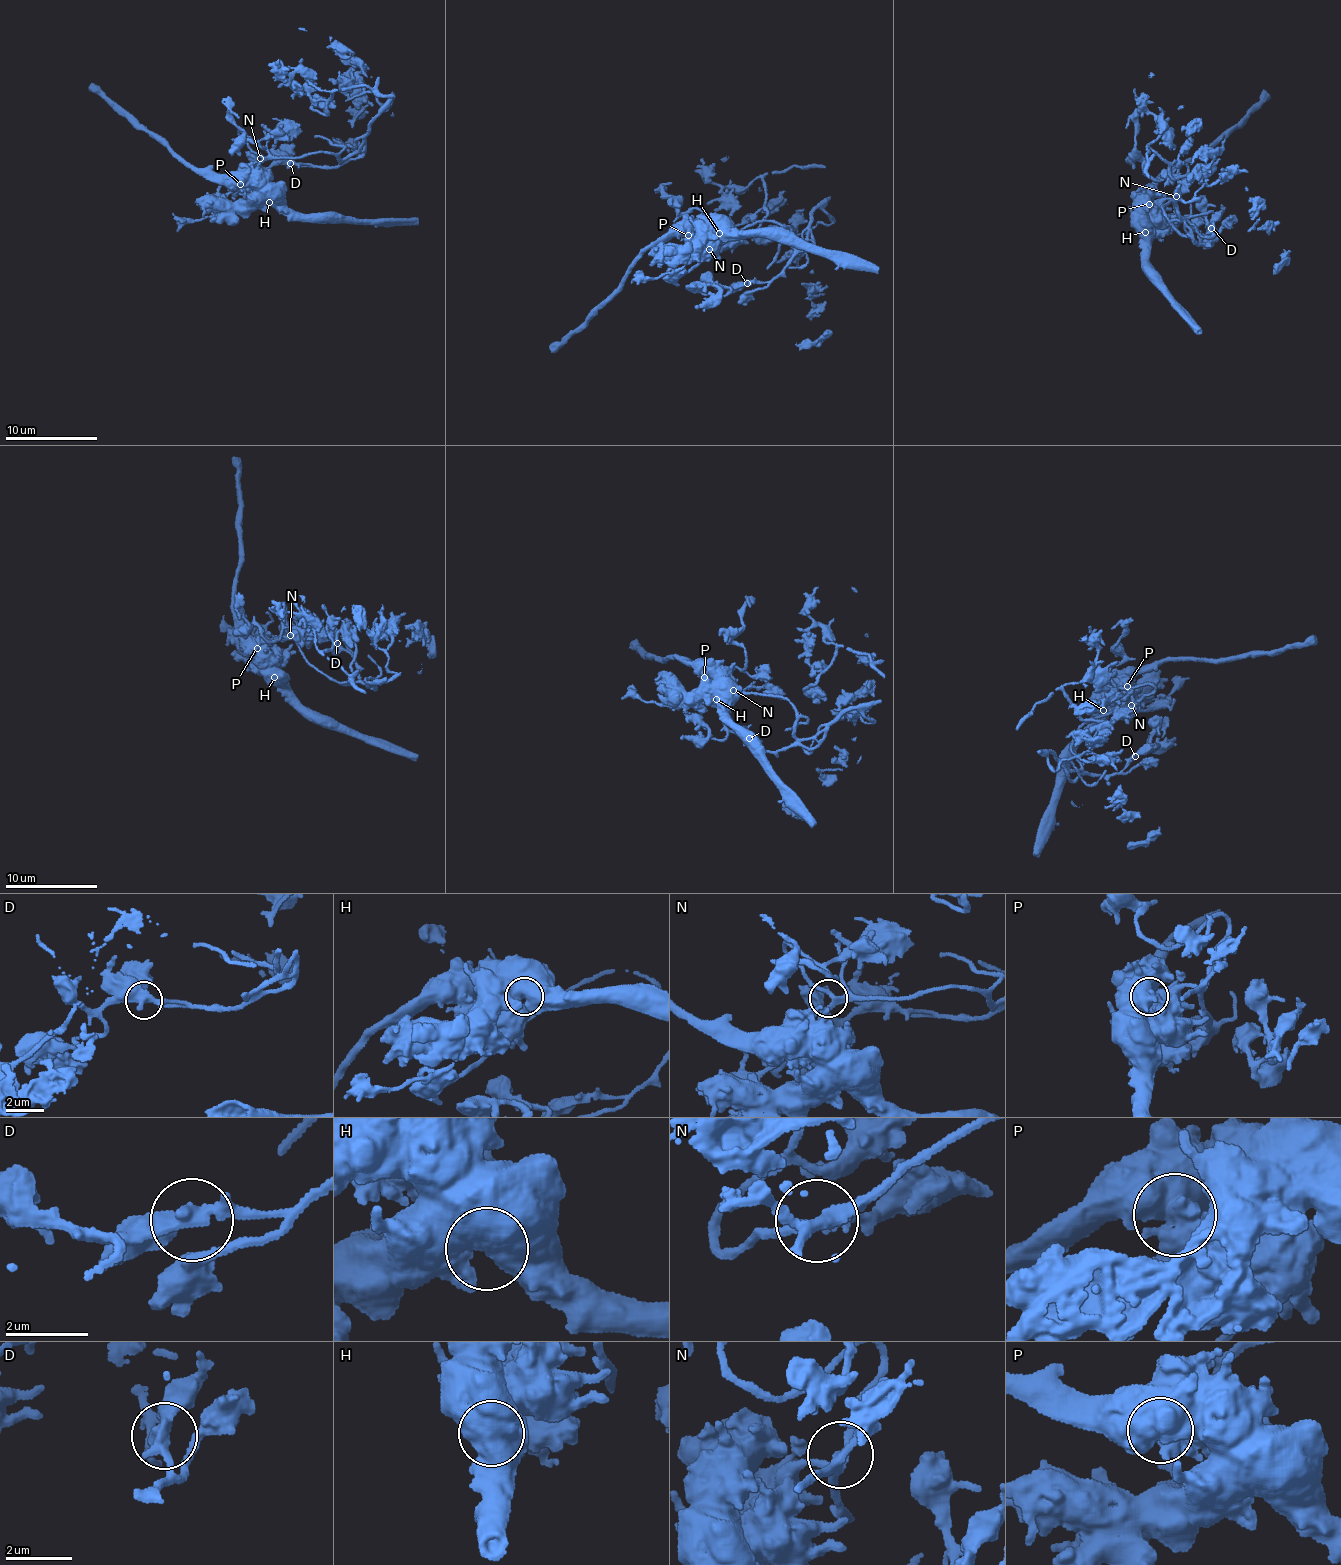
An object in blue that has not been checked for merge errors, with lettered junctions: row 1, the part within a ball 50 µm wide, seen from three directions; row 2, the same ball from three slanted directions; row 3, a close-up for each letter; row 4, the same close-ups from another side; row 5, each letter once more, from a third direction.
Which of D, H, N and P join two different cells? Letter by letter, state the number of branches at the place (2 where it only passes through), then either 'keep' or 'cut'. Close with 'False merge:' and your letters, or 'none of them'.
D: 2 branches meet; keep
H: 1 branches meet; keep
N: 4 branches meet; keep
P: 2 branches meet; cut
False merge: P

